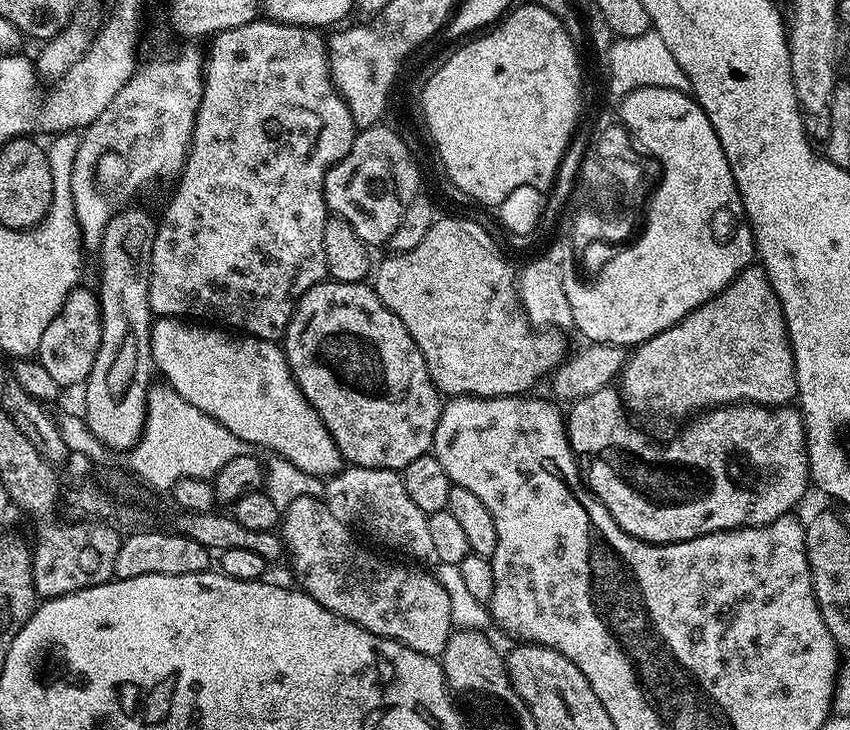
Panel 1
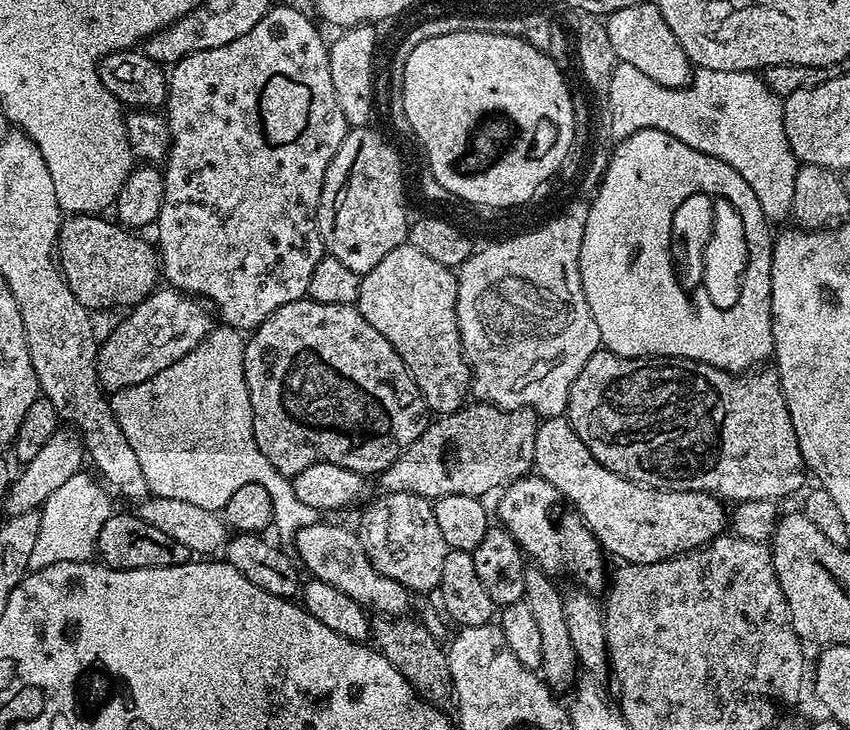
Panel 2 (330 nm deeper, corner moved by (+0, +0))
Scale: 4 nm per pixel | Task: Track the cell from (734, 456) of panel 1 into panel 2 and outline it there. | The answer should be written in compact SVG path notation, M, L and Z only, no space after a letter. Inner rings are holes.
M549 416L539 421L534 458L539 476L576 507L575 515L591 530L601 549L609 557L617 556L617 561L626 564L662 562L671 556L692 552L725 531L726 508L719 496L647 488L611 472L586 450L586 442L574 434L564 416Z

